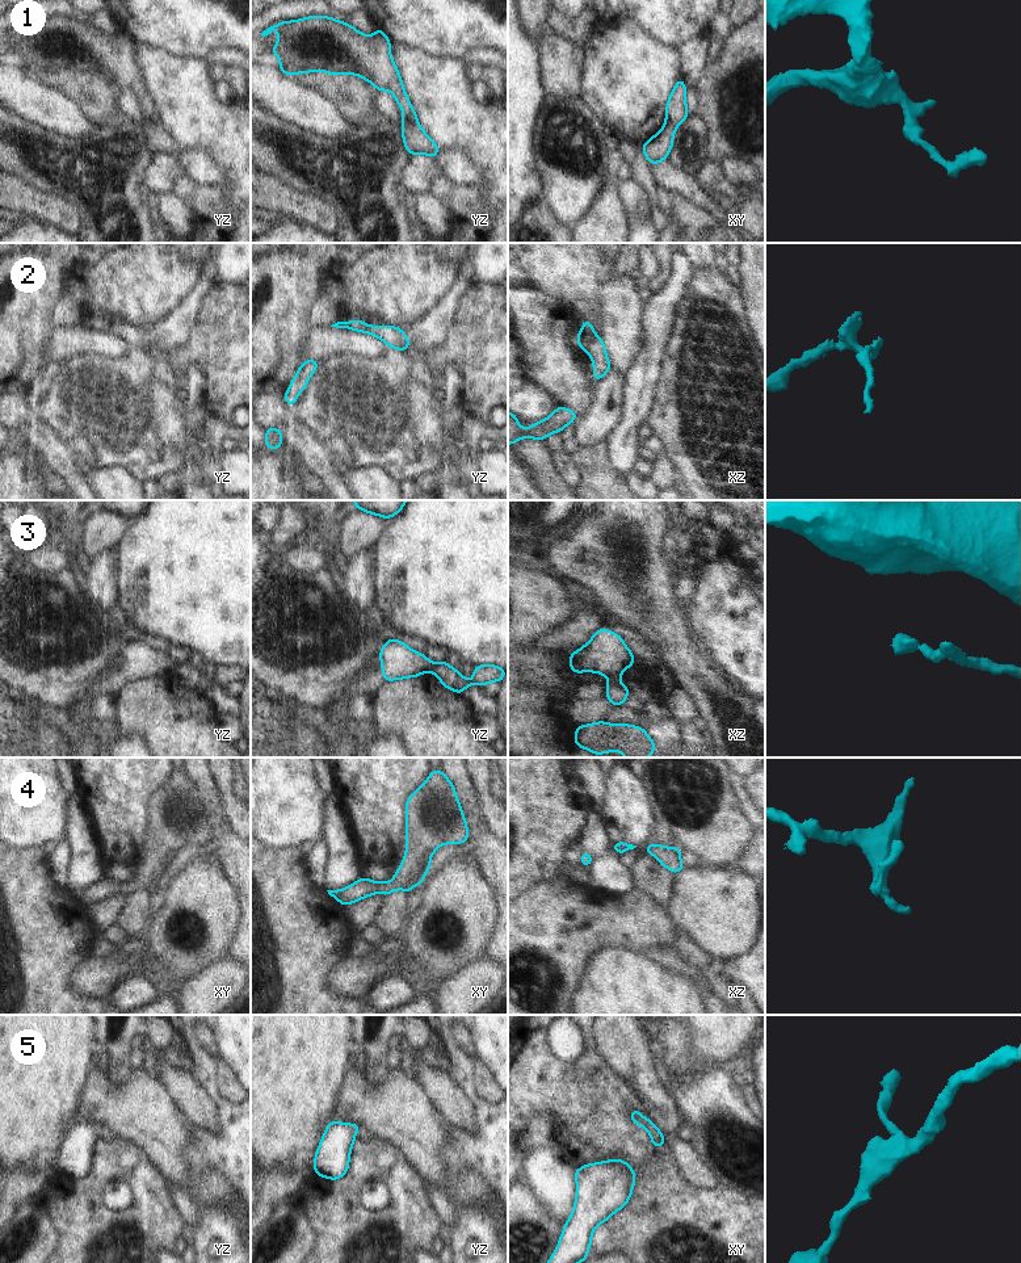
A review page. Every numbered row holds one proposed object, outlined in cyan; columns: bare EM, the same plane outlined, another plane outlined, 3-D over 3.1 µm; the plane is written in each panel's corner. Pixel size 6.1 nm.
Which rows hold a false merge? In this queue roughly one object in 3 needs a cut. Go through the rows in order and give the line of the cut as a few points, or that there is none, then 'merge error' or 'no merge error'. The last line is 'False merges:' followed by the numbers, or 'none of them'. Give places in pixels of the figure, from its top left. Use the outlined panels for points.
1: no cut | no merge error
2: xz (595, 336), (585, 349) | merge error
3: xz (609, 680), (616, 682) | merge error
4: no cut | no merge error
5: no cut | no merge error
False merges: 2, 3

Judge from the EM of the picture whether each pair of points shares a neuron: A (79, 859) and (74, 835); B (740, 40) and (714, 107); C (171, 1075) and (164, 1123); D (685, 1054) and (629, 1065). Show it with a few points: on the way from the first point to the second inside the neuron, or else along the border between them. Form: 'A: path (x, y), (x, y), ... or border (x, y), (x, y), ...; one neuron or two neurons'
A: path (79, 854), (79, 840); one neuron
B: path (740, 57), (740, 62), (721, 82), (718, 89); one neuron
C: border (150, 1068), (164, 1086), (169, 1098), (187, 1117); two neurons
D: border (651, 1043), (656, 1064), (667, 1081); two neurons

